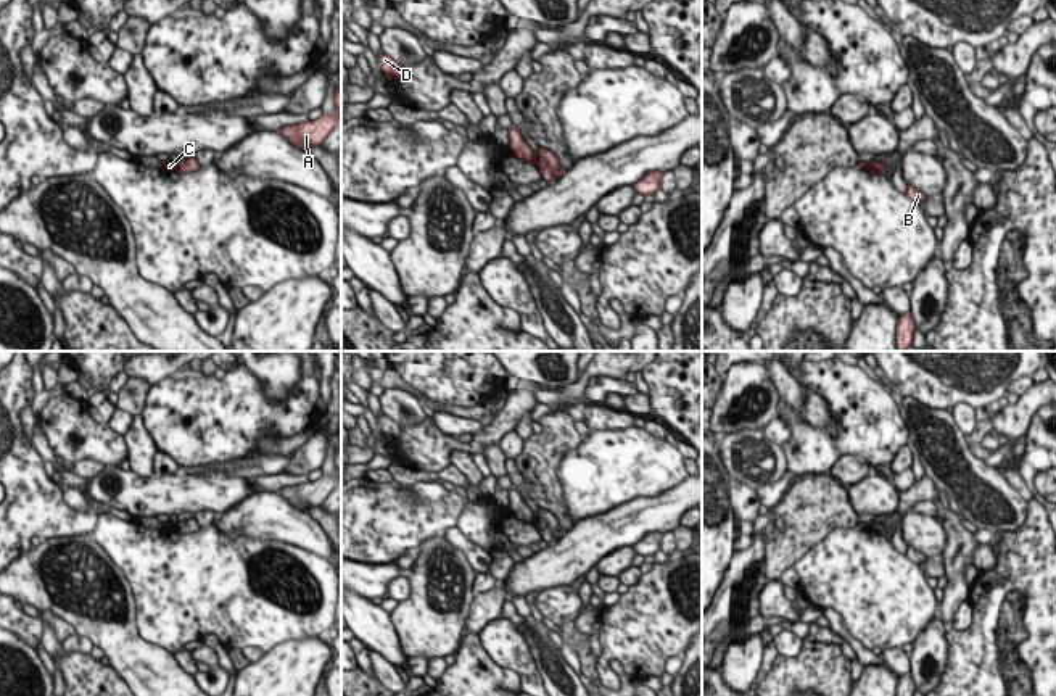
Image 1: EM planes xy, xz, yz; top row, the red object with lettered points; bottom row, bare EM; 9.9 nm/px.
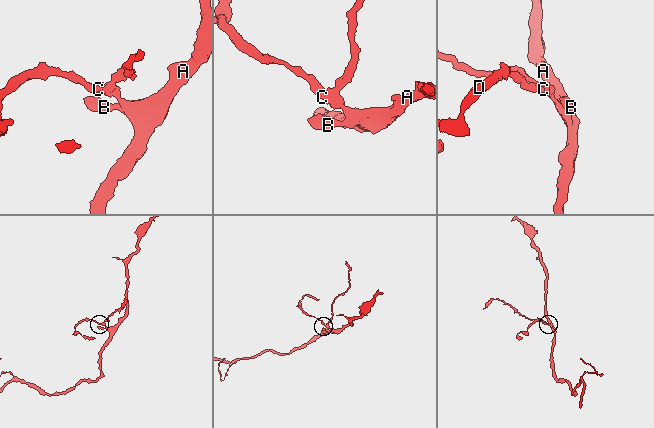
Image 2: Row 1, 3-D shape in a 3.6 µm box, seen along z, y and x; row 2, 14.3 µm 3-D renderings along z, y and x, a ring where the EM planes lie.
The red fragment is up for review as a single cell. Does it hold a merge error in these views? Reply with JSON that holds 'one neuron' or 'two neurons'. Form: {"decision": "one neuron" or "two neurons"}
{"decision": "two neurons"}

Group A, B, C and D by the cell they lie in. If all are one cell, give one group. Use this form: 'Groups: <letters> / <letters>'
Groups: A B / C D.

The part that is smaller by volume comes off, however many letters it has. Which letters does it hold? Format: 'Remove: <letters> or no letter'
Remove: C, D.

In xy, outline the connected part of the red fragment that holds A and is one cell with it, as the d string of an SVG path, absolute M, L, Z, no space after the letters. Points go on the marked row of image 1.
M341 89L335 90L335 106L333 114L322 114L317 121L287 126L280 134L303 151L320 147L333 129L341 124Z

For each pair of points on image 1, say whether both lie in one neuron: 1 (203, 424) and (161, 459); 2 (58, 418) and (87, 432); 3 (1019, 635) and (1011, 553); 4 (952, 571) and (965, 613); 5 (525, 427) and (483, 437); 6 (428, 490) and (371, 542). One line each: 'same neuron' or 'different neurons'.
1: different neurons
2: same neuron
3: same neuron
4: different neurons
5: different neurons
6: same neuron

